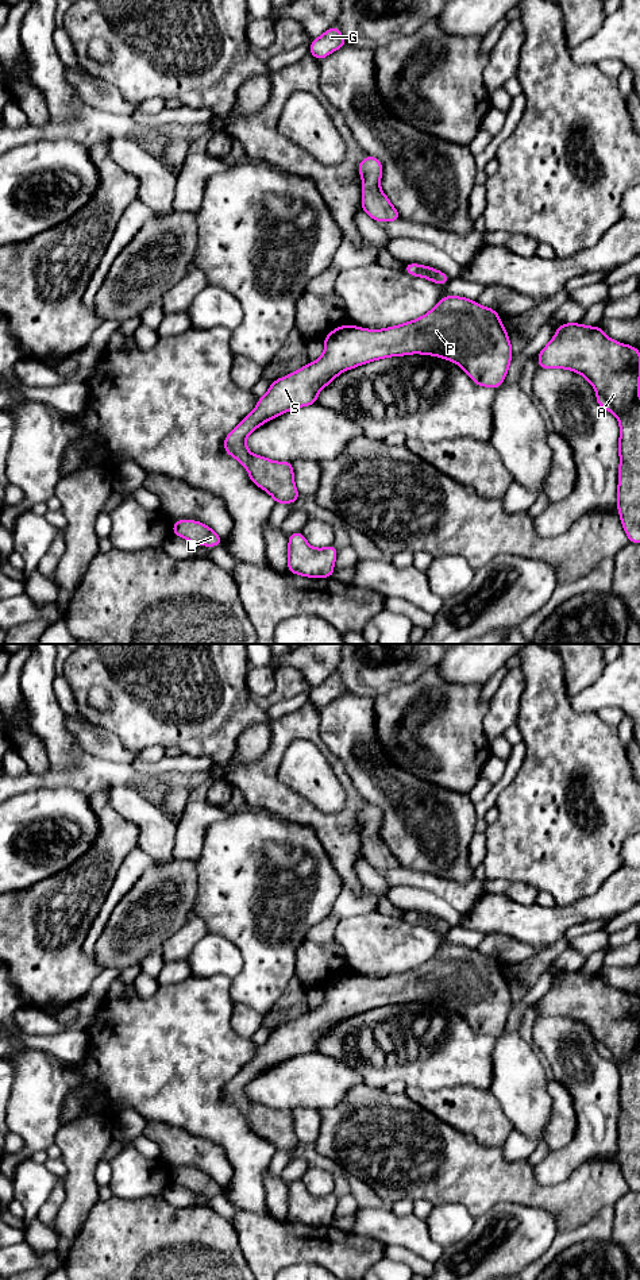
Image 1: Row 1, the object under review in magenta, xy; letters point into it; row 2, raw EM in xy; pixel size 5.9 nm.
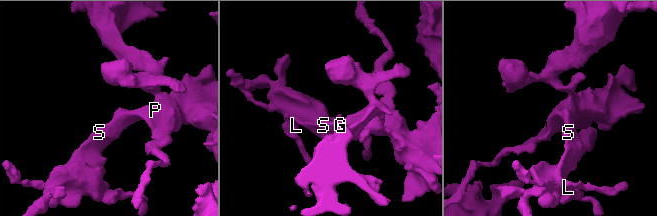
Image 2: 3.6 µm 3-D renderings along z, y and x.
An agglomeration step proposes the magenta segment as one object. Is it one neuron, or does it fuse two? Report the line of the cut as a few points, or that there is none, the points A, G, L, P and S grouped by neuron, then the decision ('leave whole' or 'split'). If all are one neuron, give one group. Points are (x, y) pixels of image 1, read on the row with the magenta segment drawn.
no cut | A G L P S | leave whole

